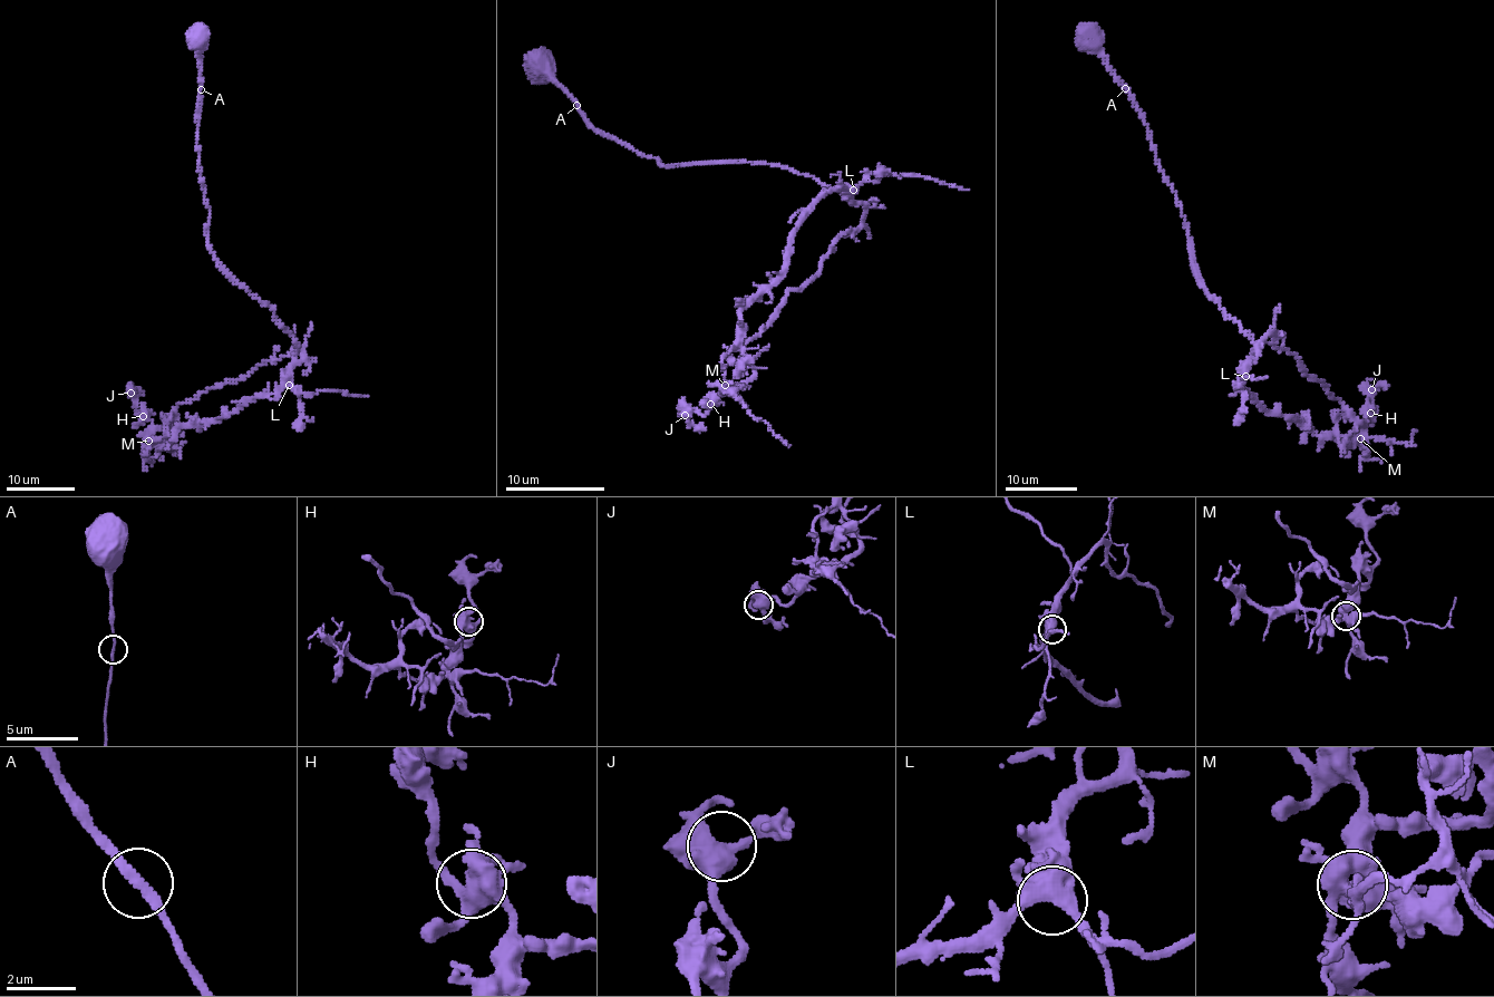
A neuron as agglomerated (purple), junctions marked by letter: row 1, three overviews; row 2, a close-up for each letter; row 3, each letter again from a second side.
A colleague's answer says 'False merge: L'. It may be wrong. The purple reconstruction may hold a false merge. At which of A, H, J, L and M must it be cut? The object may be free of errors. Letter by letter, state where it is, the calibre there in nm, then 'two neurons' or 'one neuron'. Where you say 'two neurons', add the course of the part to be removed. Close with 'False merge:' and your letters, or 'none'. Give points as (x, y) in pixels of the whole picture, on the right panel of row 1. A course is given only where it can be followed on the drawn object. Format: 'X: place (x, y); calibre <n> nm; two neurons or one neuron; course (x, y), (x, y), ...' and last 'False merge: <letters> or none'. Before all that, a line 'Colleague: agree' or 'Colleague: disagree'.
Colleague: disagree
A: place (1125, 88); calibre 200 nm; one neuron
H: place (1370, 413); calibre 500 nm; one neuron
J: place (1371, 389); calibre 440 nm; one neuron
L: place (1245, 376); calibre 550 nm; one neuron
M: place (1360, 438); calibre 600 nm; one neuron
False merge: none

